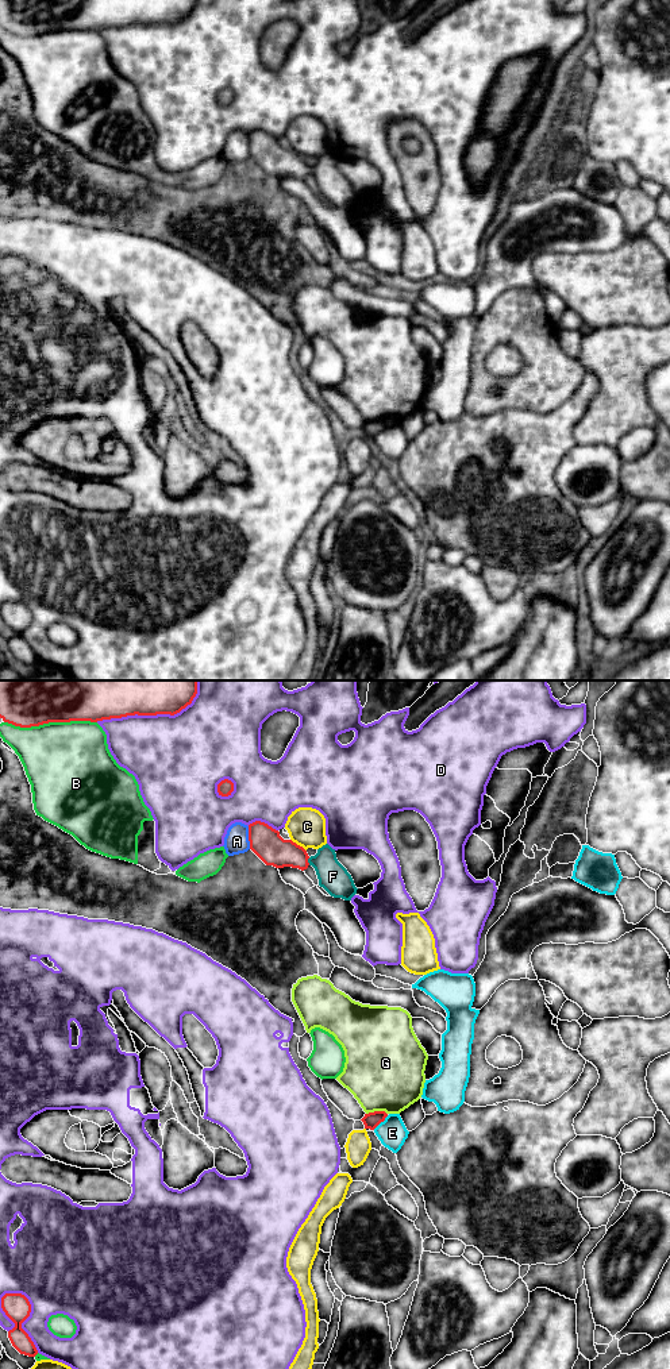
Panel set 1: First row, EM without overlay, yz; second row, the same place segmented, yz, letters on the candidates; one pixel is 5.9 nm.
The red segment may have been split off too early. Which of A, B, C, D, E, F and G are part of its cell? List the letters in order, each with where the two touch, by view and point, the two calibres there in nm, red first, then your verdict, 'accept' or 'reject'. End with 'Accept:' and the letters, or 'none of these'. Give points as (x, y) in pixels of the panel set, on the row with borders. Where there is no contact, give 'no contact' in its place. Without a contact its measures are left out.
A: contact yz (249, 837); calibres 190 and 140 nm; reject
B: contact yz (50, 721); calibres 500 and 460 nm; reject
C: contact yz (299, 845); calibres 190 and 220 nm; reject
D: contact yz (154, 714); calibres 420 and 460 nm; reject
E: contact yz (380, 1122); calibres 90 and 170 nm; reject
F: contact yz (307, 862); calibres 180 and 180 nm; reject
G: contact yz (376, 1111); calibres 90 and 460 nm; reject
Accept: none of these

